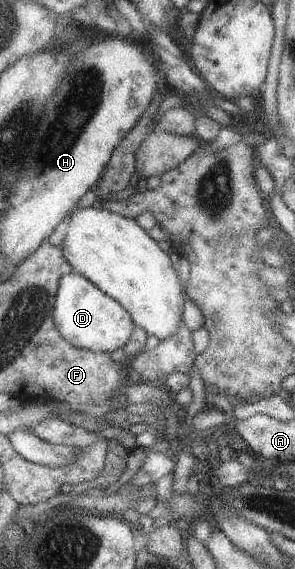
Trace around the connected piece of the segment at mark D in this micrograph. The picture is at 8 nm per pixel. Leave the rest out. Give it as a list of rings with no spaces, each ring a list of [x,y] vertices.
[[[74,272],[60,276],[51,316],[58,335],[68,345],[91,352],[110,353],[123,347],[134,329],[131,317],[118,302],[102,293],[83,275]]]

